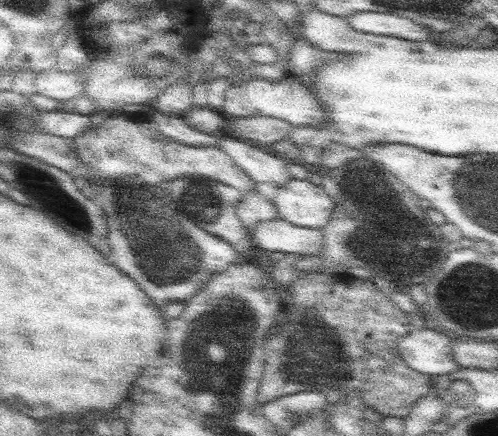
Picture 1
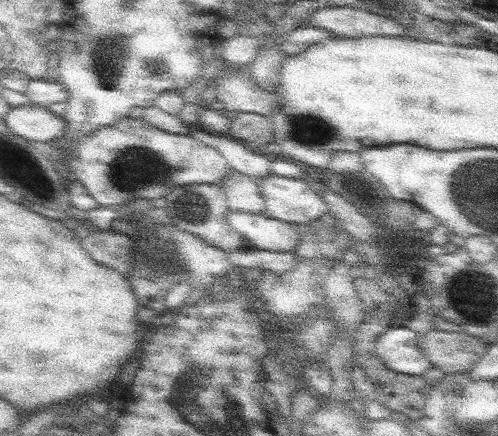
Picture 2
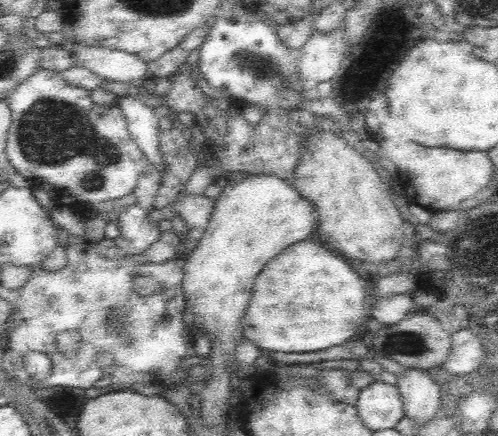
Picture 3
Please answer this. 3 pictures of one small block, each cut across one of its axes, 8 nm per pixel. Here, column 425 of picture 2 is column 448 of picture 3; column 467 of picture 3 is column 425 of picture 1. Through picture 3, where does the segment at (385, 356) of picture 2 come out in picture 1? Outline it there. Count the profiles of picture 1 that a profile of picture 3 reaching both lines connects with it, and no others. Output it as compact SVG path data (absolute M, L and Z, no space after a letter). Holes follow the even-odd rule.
M411 328L397 340L395 352L407 368L413 368L413 372L423 376L443 376L461 368L457 362L453 362L449 346L451 338L437 332L435 328Z

